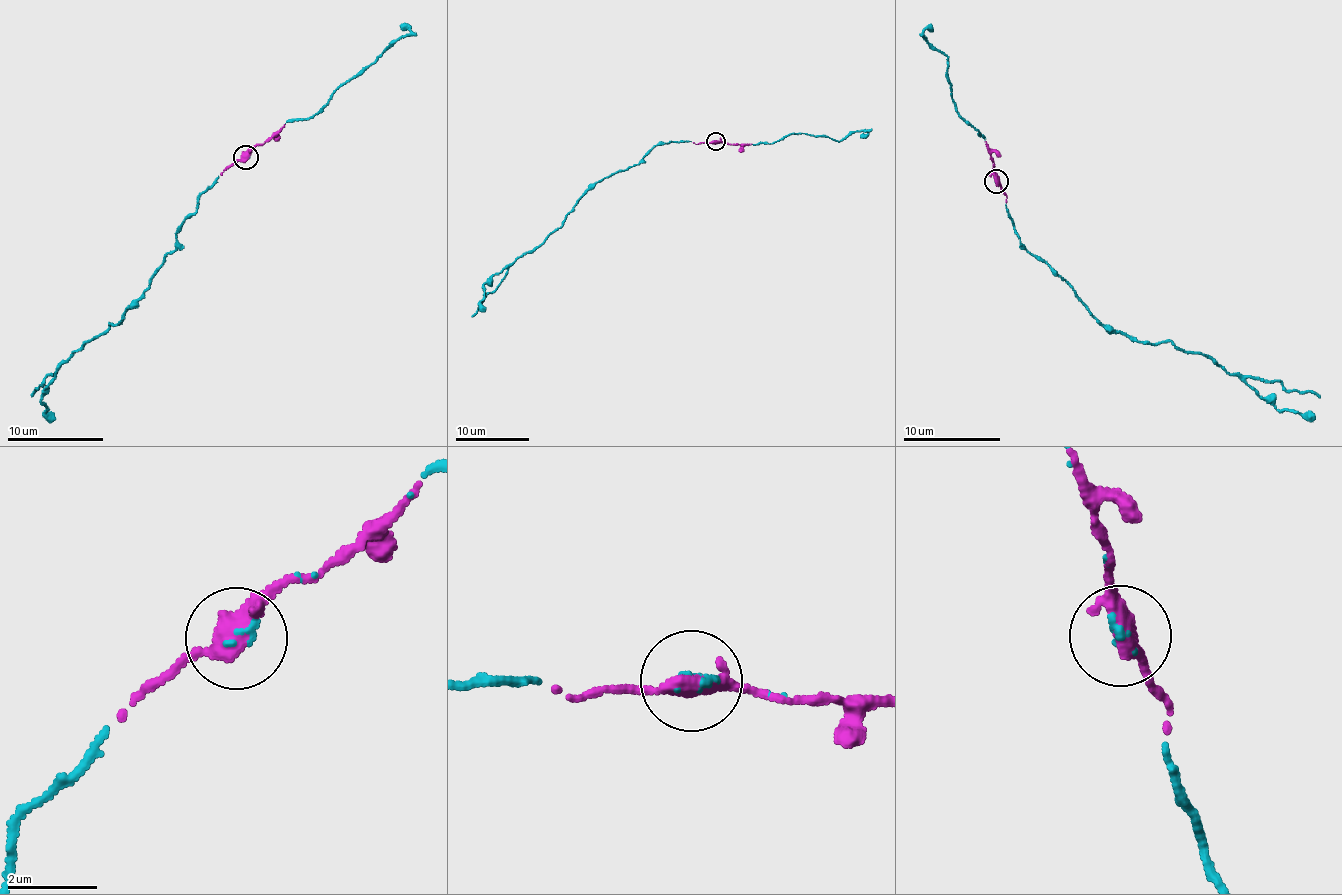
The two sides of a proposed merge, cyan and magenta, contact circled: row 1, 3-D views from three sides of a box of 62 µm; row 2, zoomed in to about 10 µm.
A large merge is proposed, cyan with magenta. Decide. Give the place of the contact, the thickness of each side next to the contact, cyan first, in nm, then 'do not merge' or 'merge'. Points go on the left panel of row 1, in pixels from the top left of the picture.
place (246, 157); calibres 100 and 440 nm; merge

